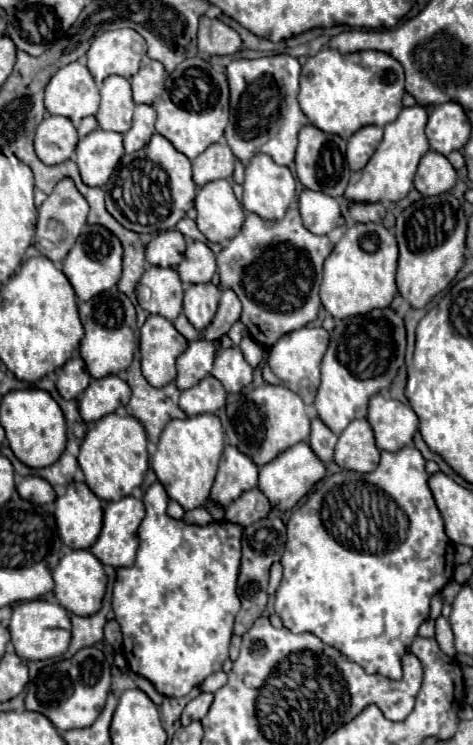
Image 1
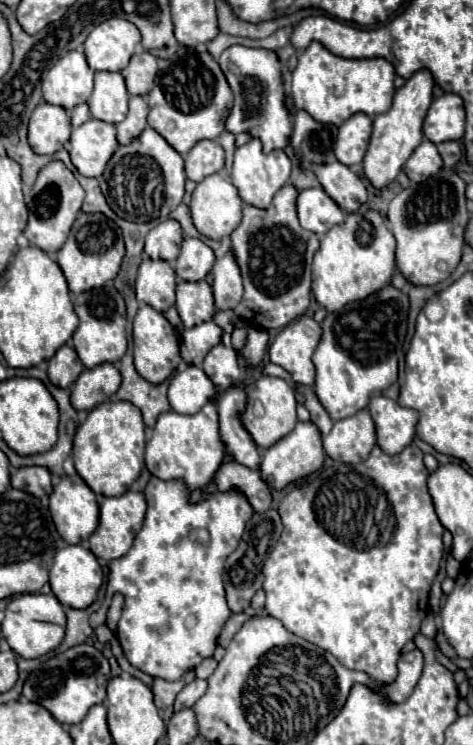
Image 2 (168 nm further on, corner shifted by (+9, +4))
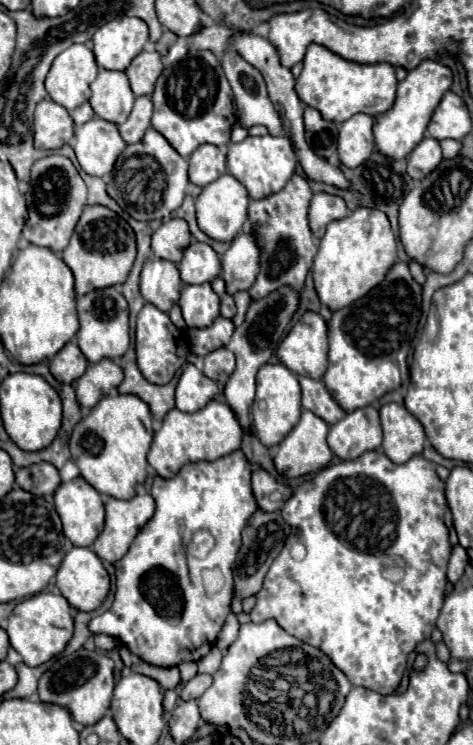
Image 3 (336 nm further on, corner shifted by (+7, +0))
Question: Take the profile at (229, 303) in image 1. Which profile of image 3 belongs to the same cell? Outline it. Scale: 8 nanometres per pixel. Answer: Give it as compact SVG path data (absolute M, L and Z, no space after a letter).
M244 230L232 240L228 252L222 256L222 280L226 282L226 292L230 296L248 290L254 284L258 260L260 250L256 248L256 240L252 240L252 234Z

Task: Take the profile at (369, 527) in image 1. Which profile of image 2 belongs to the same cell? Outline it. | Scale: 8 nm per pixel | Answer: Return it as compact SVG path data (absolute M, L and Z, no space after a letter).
M374 446L374 450L370 452L366 462L360 462L356 466L336 462L332 468L326 468L326 470L318 472L318 476L314 480L304 482L302 486L290 490L284 496L284 500L280 502L278 512L282 516L284 532L282 532L276 548L272 550L272 554L268 556L268 560L262 568L262 572L264 572L264 592L266 592L264 610L272 618L278 618L284 624L286 630L294 632L296 636L300 636L304 640L310 640L312 644L316 644L322 650L328 650L346 668L366 672L378 684L390 684L390 682L396 680L396 676L398 676L396 662L400 658L400 652L402 652L404 644L420 632L420 624L422 624L424 616L428 614L428 594L430 594L432 582L434 582L434 578L440 570L440 562L442 562L442 556L444 556L444 544L442 544L444 526L438 520L436 510L434 510L434 502L428 494L428 486L426 486L428 474L430 472L424 466L422 450L418 446L408 446L408 448L404 448L404 452L400 452L396 456L390 456L390 454L382 452L378 446Z

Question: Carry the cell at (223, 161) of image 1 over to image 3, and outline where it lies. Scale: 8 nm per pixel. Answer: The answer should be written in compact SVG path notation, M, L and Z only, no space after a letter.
M202 144L192 152L188 162L190 162L188 170L190 182L196 186L206 186L226 172L226 148Z

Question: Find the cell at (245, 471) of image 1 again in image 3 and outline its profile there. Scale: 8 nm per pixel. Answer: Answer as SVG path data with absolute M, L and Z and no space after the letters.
M280 288L280 292L272 292L272 296L266 296L264 300L250 302L244 324L236 328L228 344L228 350L234 352L236 356L236 372L230 376L224 388L224 396L226 396L226 404L236 414L236 420L240 422L246 434L254 434L250 406L254 402L254 392L256 392L256 372L270 360L272 352L278 348L278 342L284 338L290 326L290 318L298 308L298 302L300 302L300 296L292 288Z

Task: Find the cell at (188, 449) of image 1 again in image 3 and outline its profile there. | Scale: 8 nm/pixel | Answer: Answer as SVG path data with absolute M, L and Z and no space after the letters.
M212 400L202 410L192 414L186 414L174 408L164 418L162 428L154 434L152 448L148 452L148 464L158 472L158 476L174 478L182 468L182 464L186 462L198 462L198 460L214 462L218 458L232 454L234 450L240 448L242 436L244 436L242 428L226 402Z

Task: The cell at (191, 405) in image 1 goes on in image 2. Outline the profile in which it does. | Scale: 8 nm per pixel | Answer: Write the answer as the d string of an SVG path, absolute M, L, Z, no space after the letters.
M186 366L184 370L176 372L168 388L168 400L172 408L180 414L194 414L206 402L212 400L216 386L206 376L206 372L198 366Z

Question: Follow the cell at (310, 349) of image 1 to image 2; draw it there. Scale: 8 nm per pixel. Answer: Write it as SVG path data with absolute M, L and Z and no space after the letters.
M304 314L276 334L268 350L270 362L286 368L292 374L294 382L314 386L316 370L312 364L312 352L316 350L320 338L320 324Z

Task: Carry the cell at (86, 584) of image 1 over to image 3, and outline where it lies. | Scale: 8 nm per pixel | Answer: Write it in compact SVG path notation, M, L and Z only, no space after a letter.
M72 548L58 568L56 586L70 606L92 612L106 598L110 576L90 548Z

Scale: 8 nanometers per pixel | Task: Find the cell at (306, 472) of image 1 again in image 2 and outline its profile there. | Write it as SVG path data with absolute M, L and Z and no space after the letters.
M310 420L298 422L296 428L288 436L284 436L282 440L278 440L274 446L268 448L268 452L260 464L260 474L274 490L282 490L286 484L316 472L324 464L324 458L326 458L326 454L322 448L322 436L318 432L318 426Z

